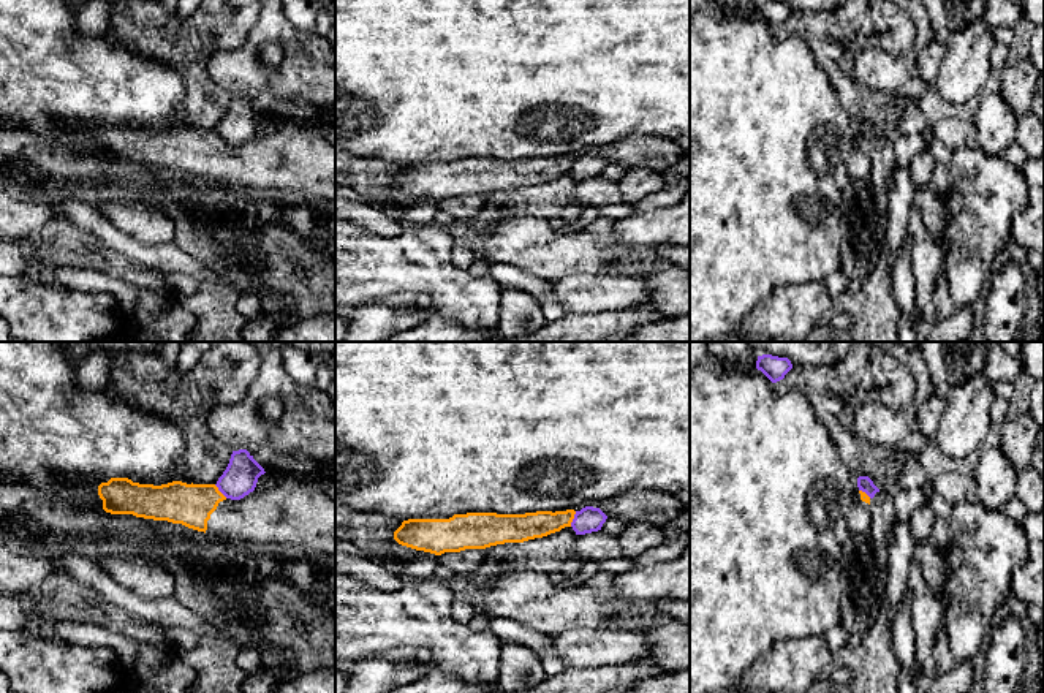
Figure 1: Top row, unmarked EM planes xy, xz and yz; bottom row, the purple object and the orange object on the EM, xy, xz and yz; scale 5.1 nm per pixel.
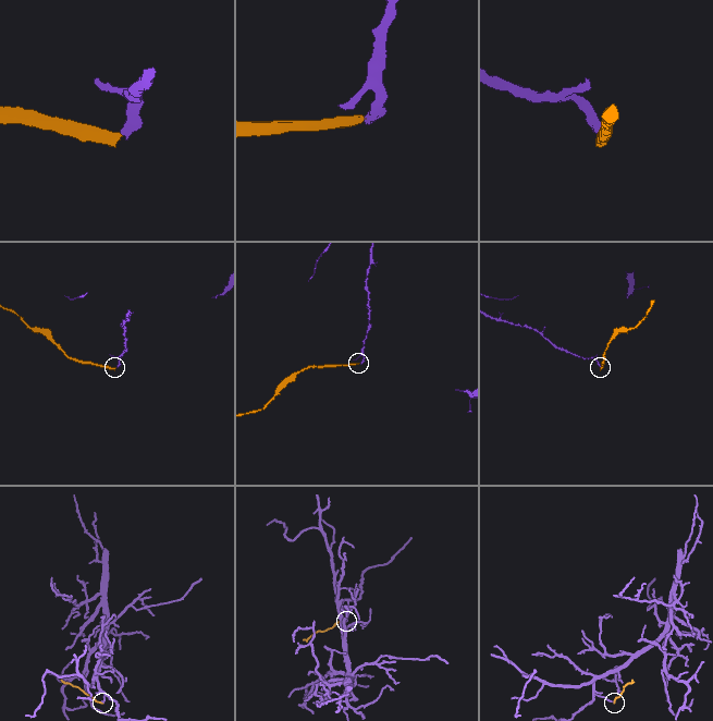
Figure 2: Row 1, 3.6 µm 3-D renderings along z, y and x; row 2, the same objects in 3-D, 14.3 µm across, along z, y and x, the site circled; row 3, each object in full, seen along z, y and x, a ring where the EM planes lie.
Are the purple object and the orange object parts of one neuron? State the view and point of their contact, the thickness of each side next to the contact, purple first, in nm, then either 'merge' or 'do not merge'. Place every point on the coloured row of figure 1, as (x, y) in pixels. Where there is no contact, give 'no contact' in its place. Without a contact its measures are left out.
contact xz (573, 519); calibres 130 and 140 nm; do not merge

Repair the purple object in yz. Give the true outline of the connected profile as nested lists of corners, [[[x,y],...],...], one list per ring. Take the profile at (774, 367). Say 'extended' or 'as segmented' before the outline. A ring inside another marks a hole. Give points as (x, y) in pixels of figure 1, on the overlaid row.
as segmented; [[[772,354],[758,356],[756,369],[761,370],[772,383],[785,378],[785,375],[792,369],[788,358],[778,358]]]

